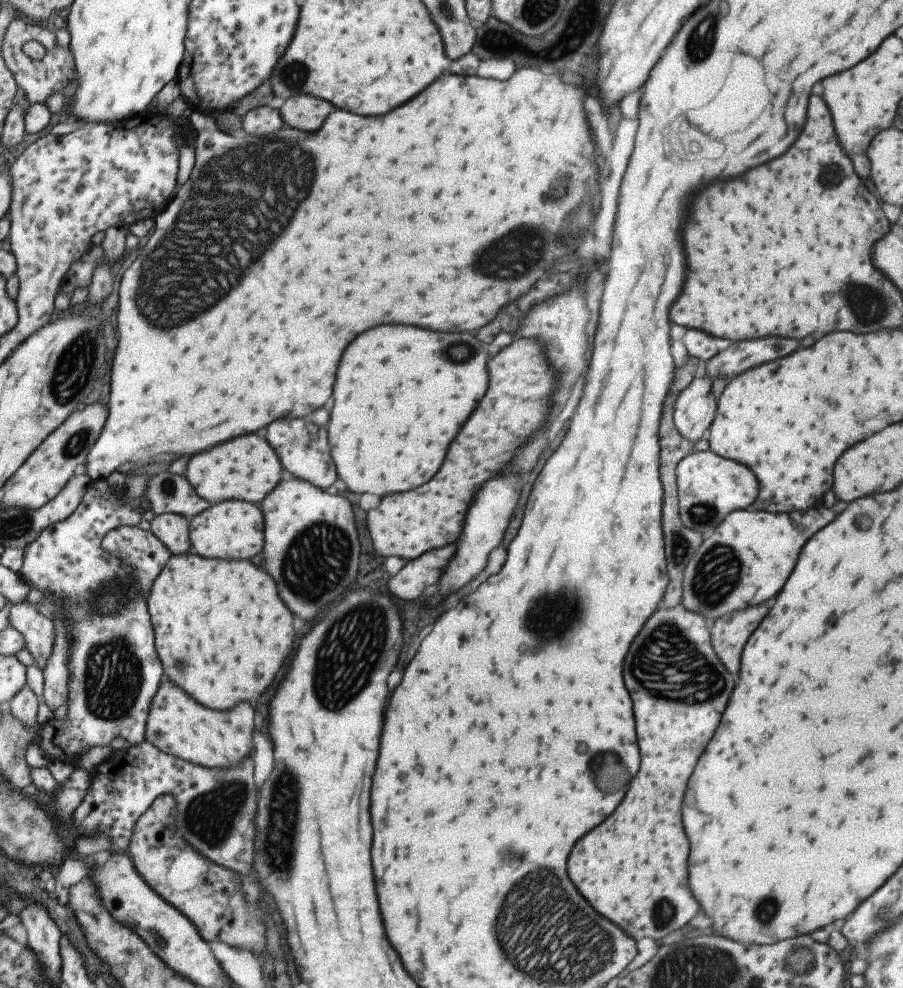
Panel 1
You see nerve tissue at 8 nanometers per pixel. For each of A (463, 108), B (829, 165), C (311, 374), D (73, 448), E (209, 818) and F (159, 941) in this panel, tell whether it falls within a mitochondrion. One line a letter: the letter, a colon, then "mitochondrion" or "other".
A: other
B: mitochondrion
C: mitochondrion
D: mitochondrion
E: mitochondrion
F: other

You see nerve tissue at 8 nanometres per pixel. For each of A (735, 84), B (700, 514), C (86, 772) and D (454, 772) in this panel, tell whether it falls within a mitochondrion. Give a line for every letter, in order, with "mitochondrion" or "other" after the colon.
A: other
B: mitochondrion
C: other
D: other

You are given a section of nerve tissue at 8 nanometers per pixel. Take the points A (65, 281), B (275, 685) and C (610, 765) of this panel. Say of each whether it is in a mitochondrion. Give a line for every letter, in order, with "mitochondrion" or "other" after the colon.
A: other
B: other
C: mitochondrion

